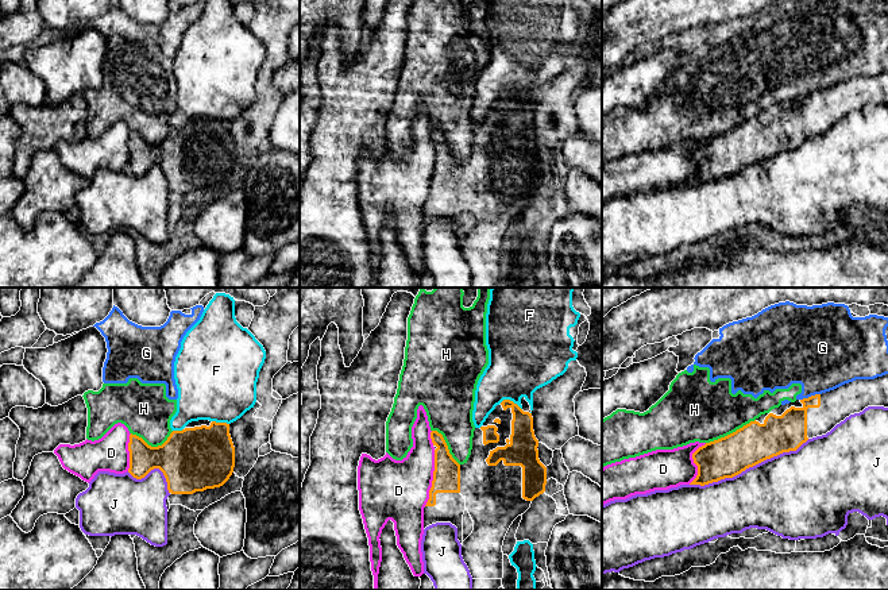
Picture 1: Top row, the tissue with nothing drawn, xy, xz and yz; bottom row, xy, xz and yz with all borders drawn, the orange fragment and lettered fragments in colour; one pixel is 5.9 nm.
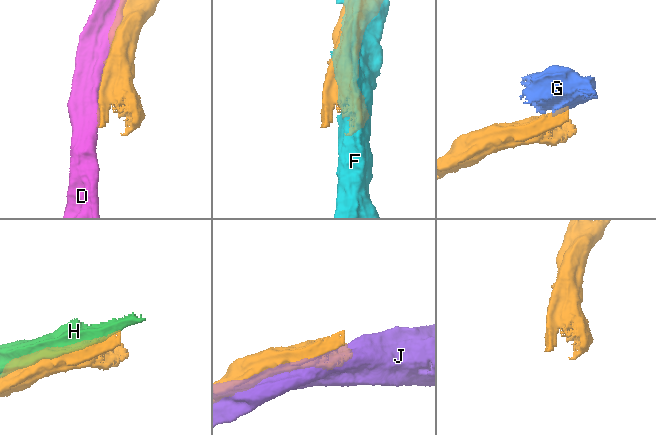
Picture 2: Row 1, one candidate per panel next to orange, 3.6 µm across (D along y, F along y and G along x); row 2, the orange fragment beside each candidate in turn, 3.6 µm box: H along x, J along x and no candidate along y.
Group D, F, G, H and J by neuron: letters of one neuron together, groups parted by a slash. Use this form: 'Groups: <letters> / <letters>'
Groups: D / F / G H / J

